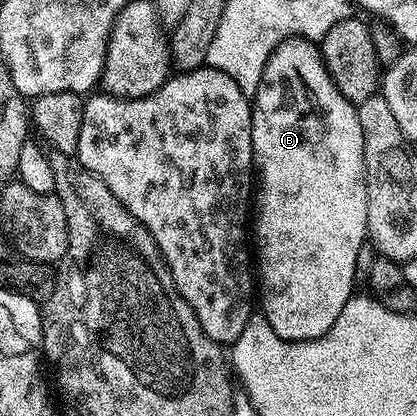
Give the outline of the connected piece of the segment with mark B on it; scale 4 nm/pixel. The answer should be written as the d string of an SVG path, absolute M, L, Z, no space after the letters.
M294 38L285 40L274 50L267 66L263 70L263 78L259 82L259 90L253 104L253 125L251 126L251 142L253 143L253 166L255 180L259 187L255 192L255 215L251 220L251 232L257 235L257 252L255 248L255 264L259 269L259 312L265 321L284 340L311 340L327 334L335 320L342 313L349 298L354 295L353 284L357 280L355 262L359 258L359 250L367 243L367 186L365 185L365 167L363 166L363 130L359 126L357 105L352 104L335 86L331 74L321 61L321 49L314 41Z

